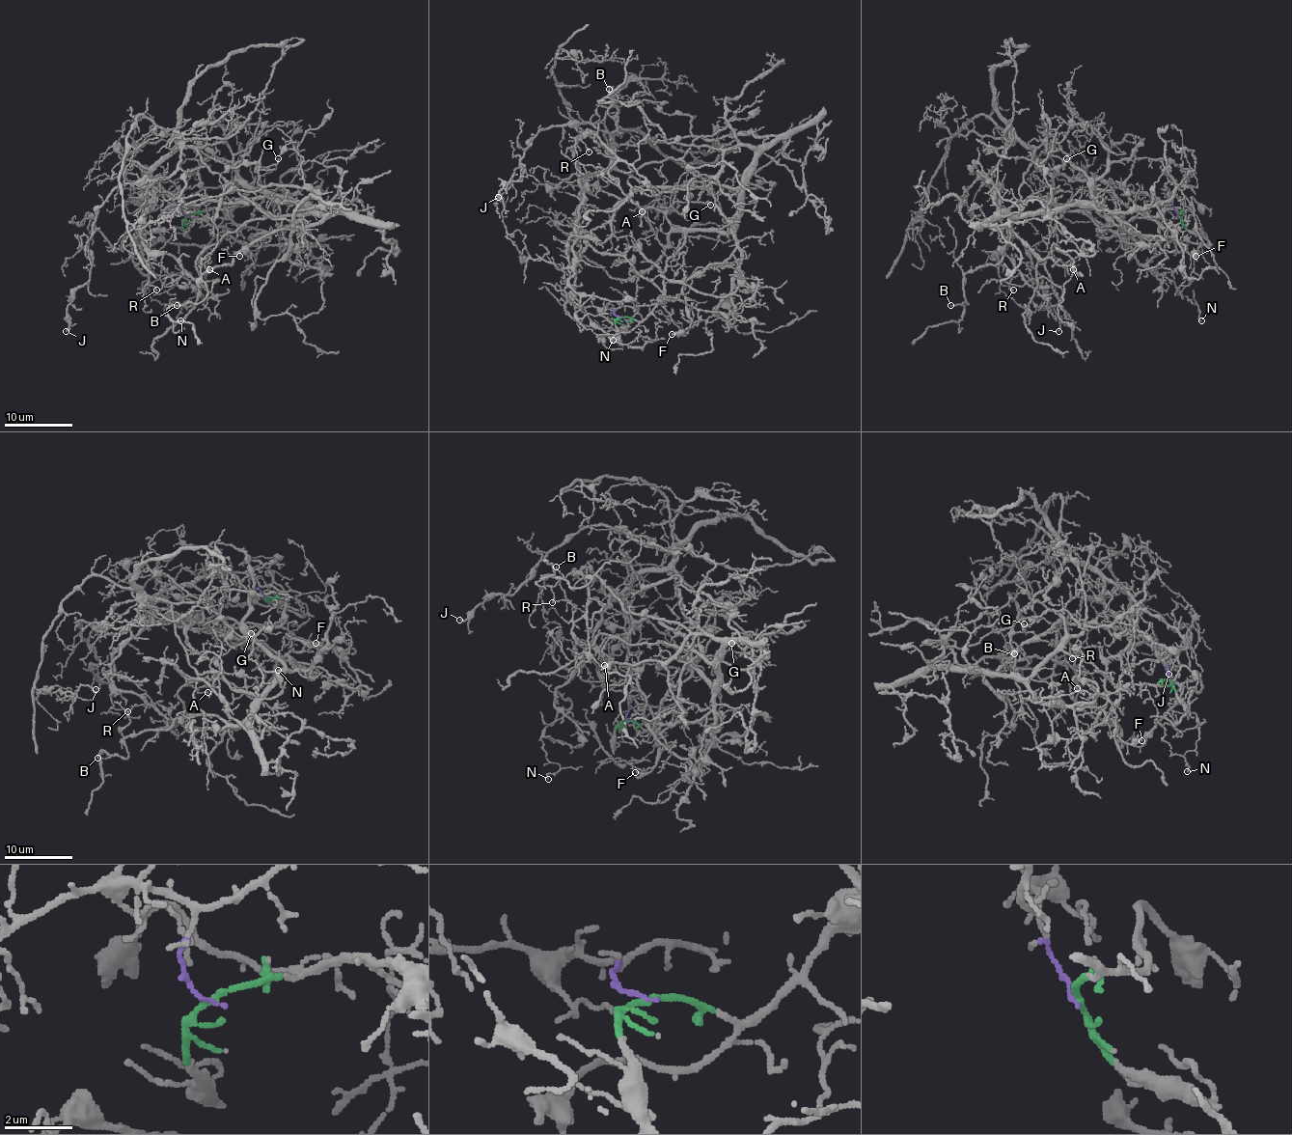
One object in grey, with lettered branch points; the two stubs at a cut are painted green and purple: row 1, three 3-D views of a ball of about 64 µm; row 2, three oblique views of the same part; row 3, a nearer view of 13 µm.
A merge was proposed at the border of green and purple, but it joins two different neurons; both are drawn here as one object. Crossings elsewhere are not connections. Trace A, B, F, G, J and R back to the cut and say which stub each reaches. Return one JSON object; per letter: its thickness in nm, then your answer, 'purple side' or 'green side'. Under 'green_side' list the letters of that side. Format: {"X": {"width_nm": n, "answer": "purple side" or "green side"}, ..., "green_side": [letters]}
{"A": {"width_nm": 110, "answer": "green side"}, "B": {"width_nm": 80, "answer": "green side"}, "F": {"width_nm": 190, "answer": "green side"}, "G": {"width_nm": 120, "answer": "green side"}, "J": {"width_nm": 140, "answer": "purple side"}, "R": {"width_nm": 80, "answer": "purple side"}, "green_side": ["A", "B", "F", "G"]}

